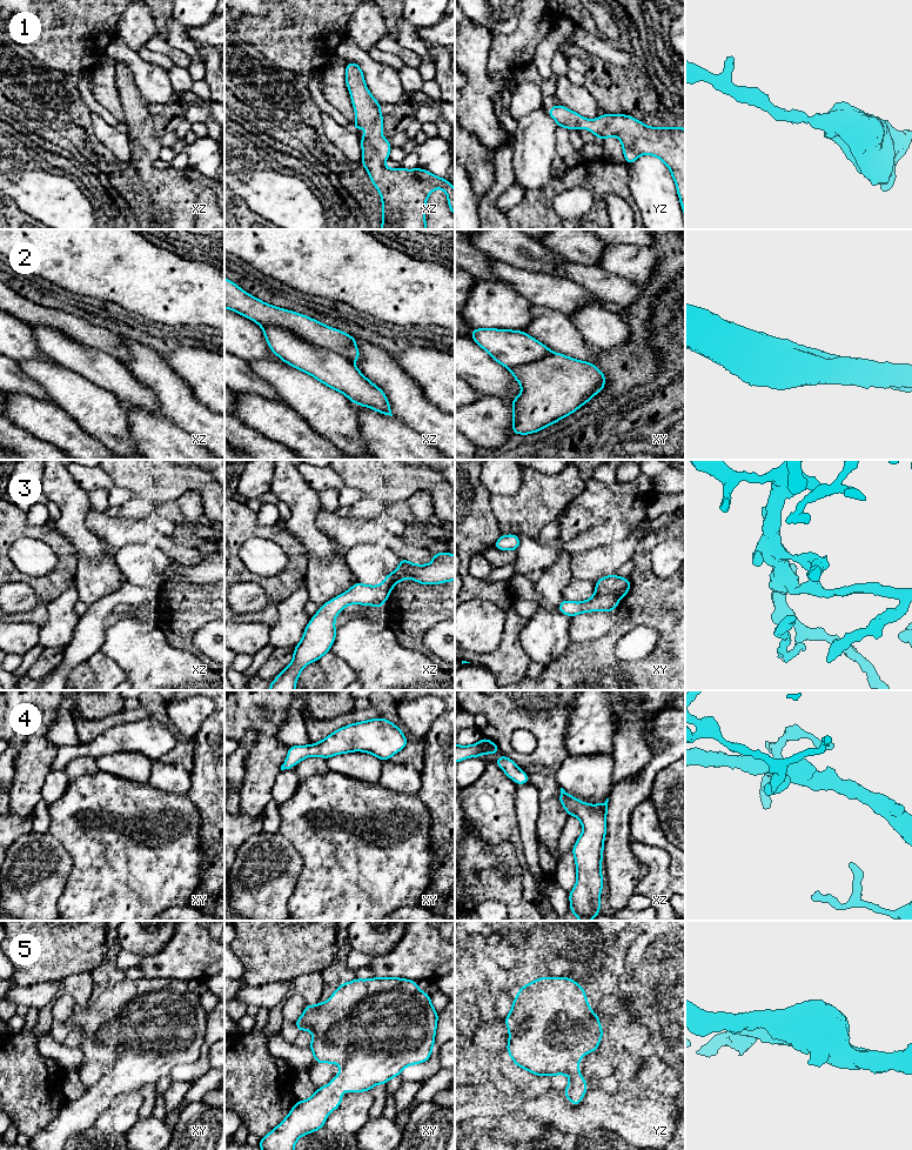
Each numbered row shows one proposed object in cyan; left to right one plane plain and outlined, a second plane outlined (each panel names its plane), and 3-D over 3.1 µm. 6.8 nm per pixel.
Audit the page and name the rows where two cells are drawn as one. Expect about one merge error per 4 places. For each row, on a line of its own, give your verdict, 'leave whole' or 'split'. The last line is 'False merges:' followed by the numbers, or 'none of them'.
1: leave whole
2: split
3: leave whole
4: leave whole
5: leave whole
False merges: 2

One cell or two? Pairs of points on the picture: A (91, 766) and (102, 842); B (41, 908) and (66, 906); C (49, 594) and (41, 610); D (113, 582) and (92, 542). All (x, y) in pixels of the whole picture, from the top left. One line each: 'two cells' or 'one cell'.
A: two cells
B: two cells
C: one cell
D: two cells

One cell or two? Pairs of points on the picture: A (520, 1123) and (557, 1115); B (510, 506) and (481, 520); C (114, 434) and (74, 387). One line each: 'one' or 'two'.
A: two
B: two
C: one

